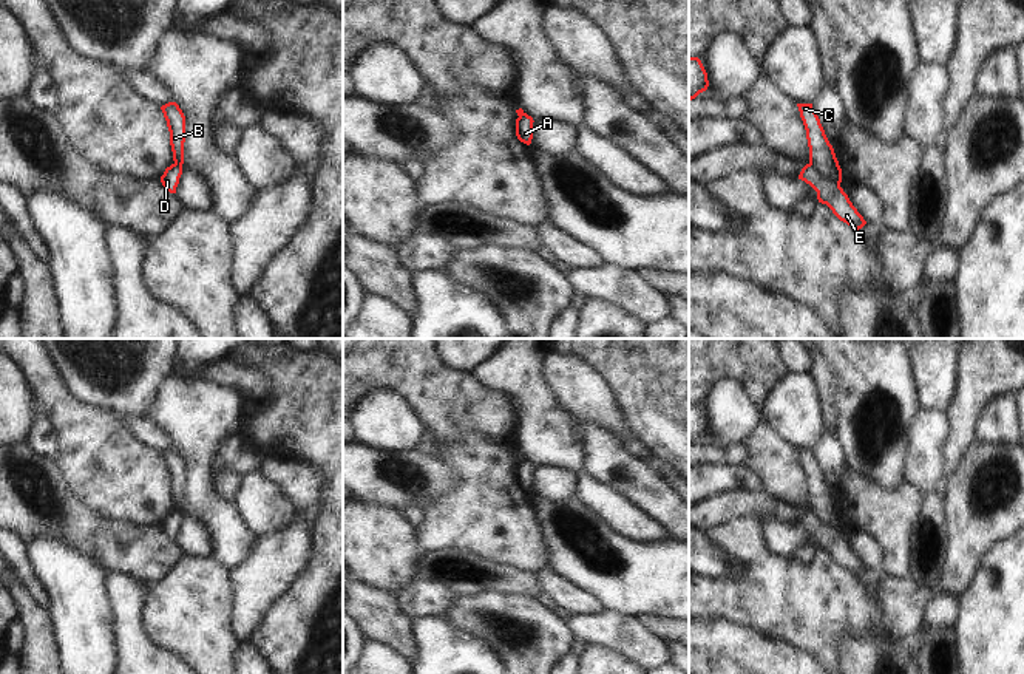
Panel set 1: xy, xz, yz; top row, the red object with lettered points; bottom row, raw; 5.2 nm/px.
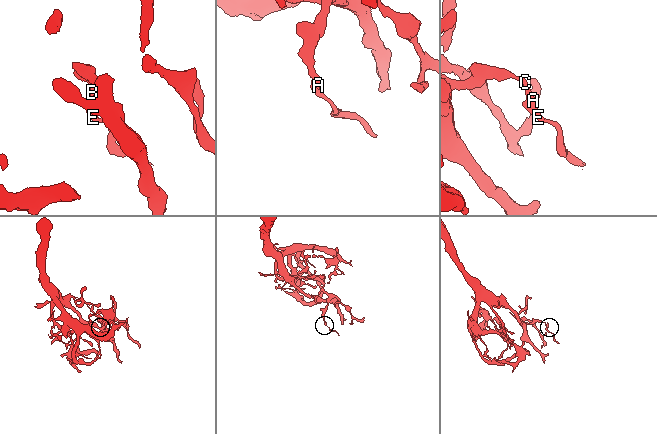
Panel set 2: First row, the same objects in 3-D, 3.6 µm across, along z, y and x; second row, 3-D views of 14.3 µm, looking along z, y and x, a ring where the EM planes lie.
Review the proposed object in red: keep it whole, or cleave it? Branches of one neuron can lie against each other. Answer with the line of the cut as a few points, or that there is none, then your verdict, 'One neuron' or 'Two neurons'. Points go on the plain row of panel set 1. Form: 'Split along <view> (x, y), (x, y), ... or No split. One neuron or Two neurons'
Split along yz (810, 509), (823, 523), (839, 531). Two neurons

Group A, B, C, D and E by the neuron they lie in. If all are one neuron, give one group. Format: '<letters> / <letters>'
A B C / D E

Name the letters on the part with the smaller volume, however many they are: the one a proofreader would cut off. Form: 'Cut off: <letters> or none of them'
Cut off: D, E

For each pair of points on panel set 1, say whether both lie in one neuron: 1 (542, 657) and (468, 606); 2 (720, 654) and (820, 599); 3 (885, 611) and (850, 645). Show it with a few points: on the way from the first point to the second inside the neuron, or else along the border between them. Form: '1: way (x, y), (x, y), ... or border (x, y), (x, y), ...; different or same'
1: way (539, 633), (539, 628), (532, 622), (493, 609); same
2: border (725, 620), (752, 628), (793, 646); different
3: border (893, 639), (844, 637), (837, 657); different

